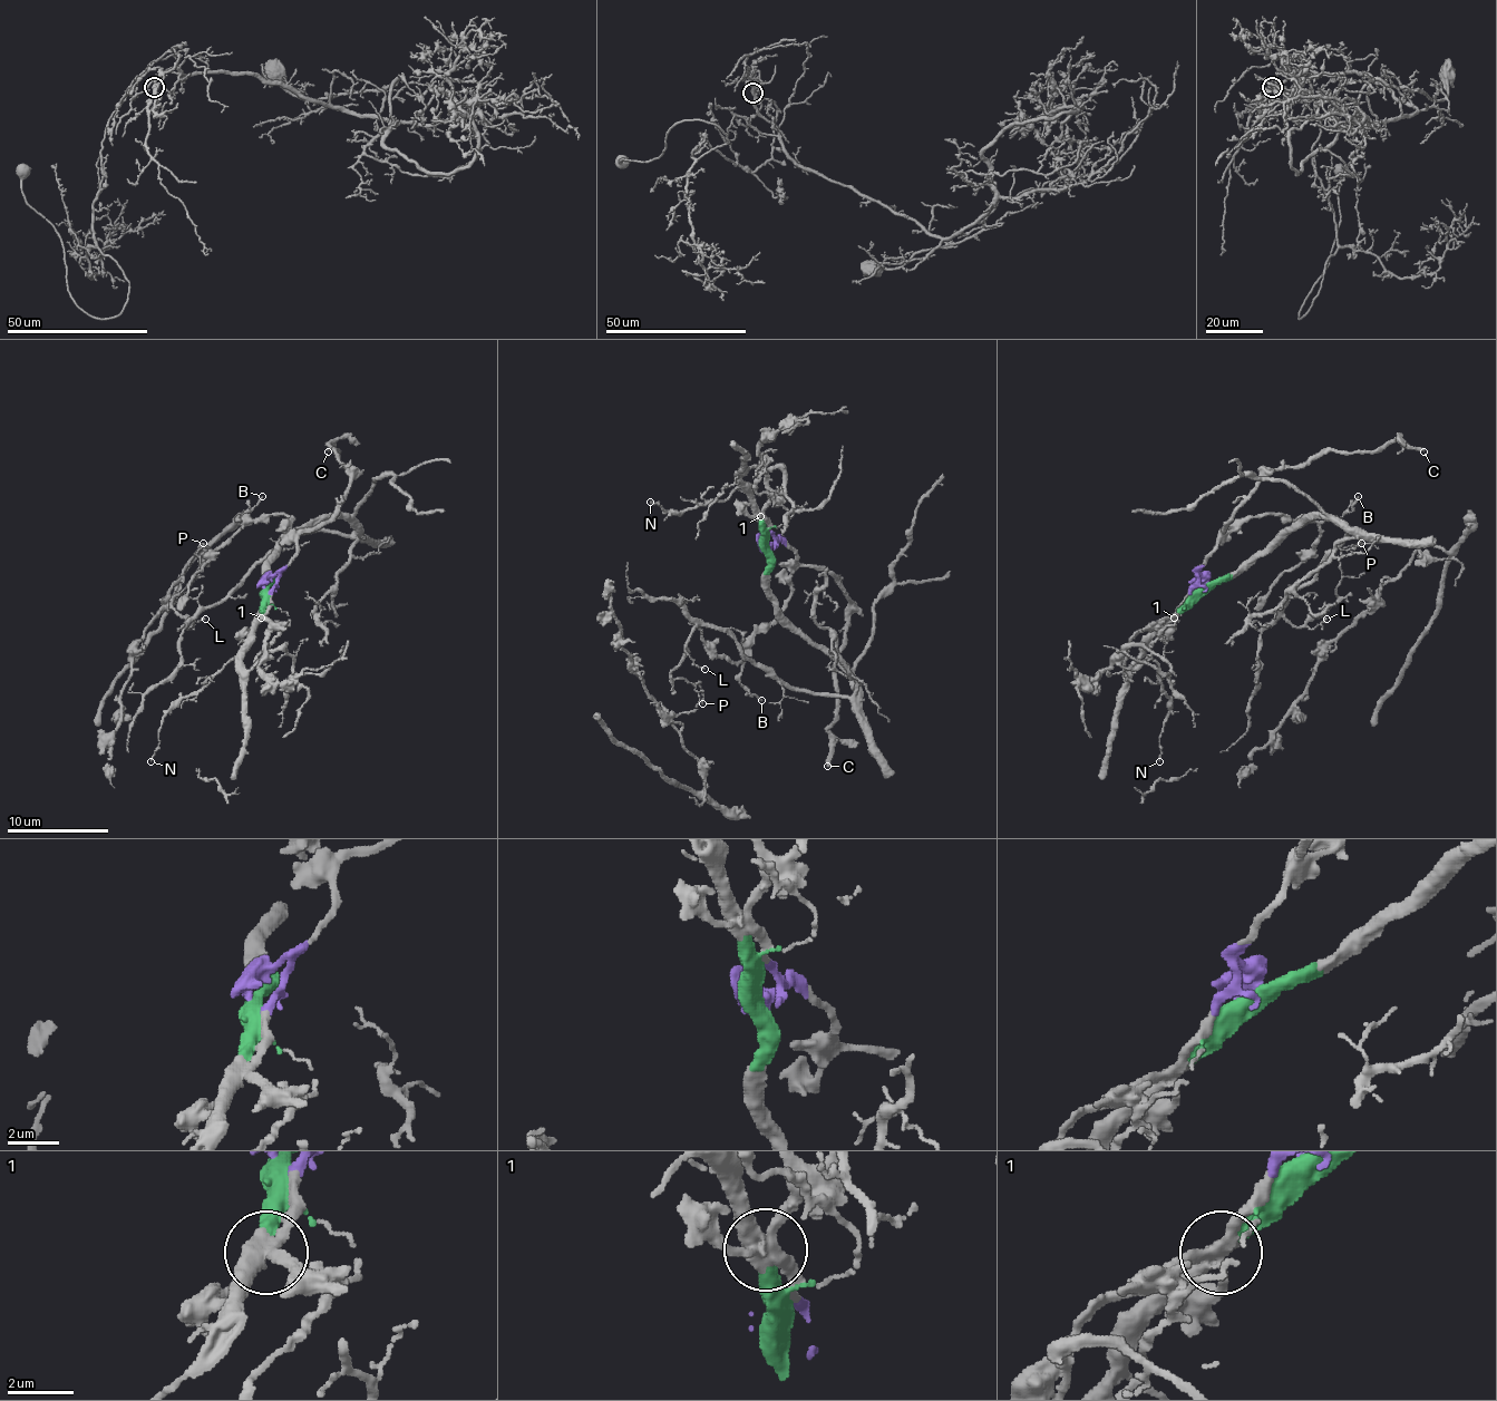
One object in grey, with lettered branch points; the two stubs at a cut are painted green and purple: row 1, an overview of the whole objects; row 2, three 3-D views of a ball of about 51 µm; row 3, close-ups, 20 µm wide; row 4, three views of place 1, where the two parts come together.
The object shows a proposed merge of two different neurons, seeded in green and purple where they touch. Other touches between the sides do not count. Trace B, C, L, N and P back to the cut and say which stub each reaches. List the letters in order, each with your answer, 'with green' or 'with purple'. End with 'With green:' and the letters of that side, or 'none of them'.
B: with purple
C: with purple
L: with green
N: with green
P: with green
With green: L, N, P

